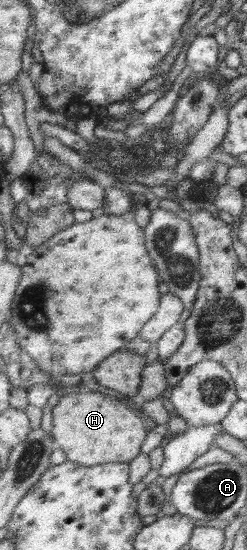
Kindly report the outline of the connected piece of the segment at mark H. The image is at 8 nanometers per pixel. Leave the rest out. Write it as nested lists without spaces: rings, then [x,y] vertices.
[[[87,390],[62,395],[53,408],[52,424],[51,433],[67,460],[88,466],[110,462],[129,464],[140,455],[142,443],[148,433],[145,421],[123,401]]]

